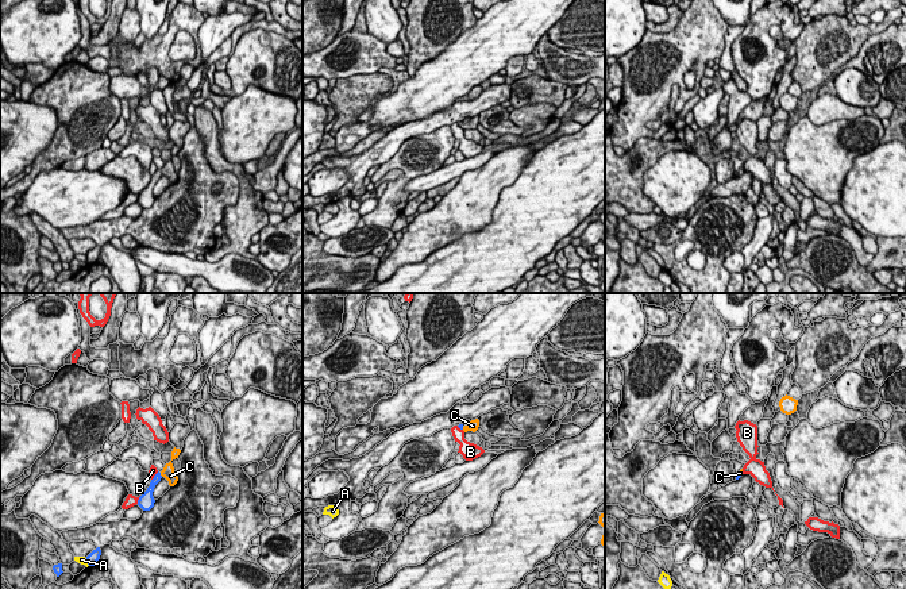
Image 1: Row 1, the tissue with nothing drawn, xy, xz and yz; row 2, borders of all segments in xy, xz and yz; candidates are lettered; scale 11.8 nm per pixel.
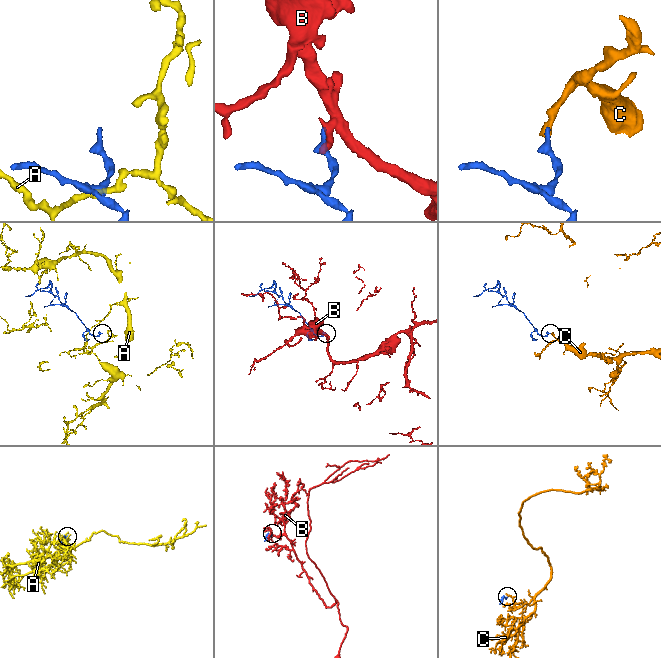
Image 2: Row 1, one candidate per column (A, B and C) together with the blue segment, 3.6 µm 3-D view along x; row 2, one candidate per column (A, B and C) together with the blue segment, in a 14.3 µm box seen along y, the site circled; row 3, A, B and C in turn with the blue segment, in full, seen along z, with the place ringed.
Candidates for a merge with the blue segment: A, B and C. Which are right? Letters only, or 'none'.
C

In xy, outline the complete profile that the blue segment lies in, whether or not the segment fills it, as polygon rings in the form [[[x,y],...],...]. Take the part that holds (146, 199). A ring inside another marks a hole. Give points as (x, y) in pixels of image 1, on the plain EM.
[[[171,158],[165,162],[165,165],[161,170],[158,169],[154,173],[154,176],[151,177],[150,184],[147,185],[147,188],[139,195],[138,203],[143,208],[150,208],[154,204],[155,197],[153,195],[153,189],[154,189],[155,182],[161,178],[162,174],[165,174],[169,178],[170,184],[174,184],[177,181],[178,174],[174,169]]]

